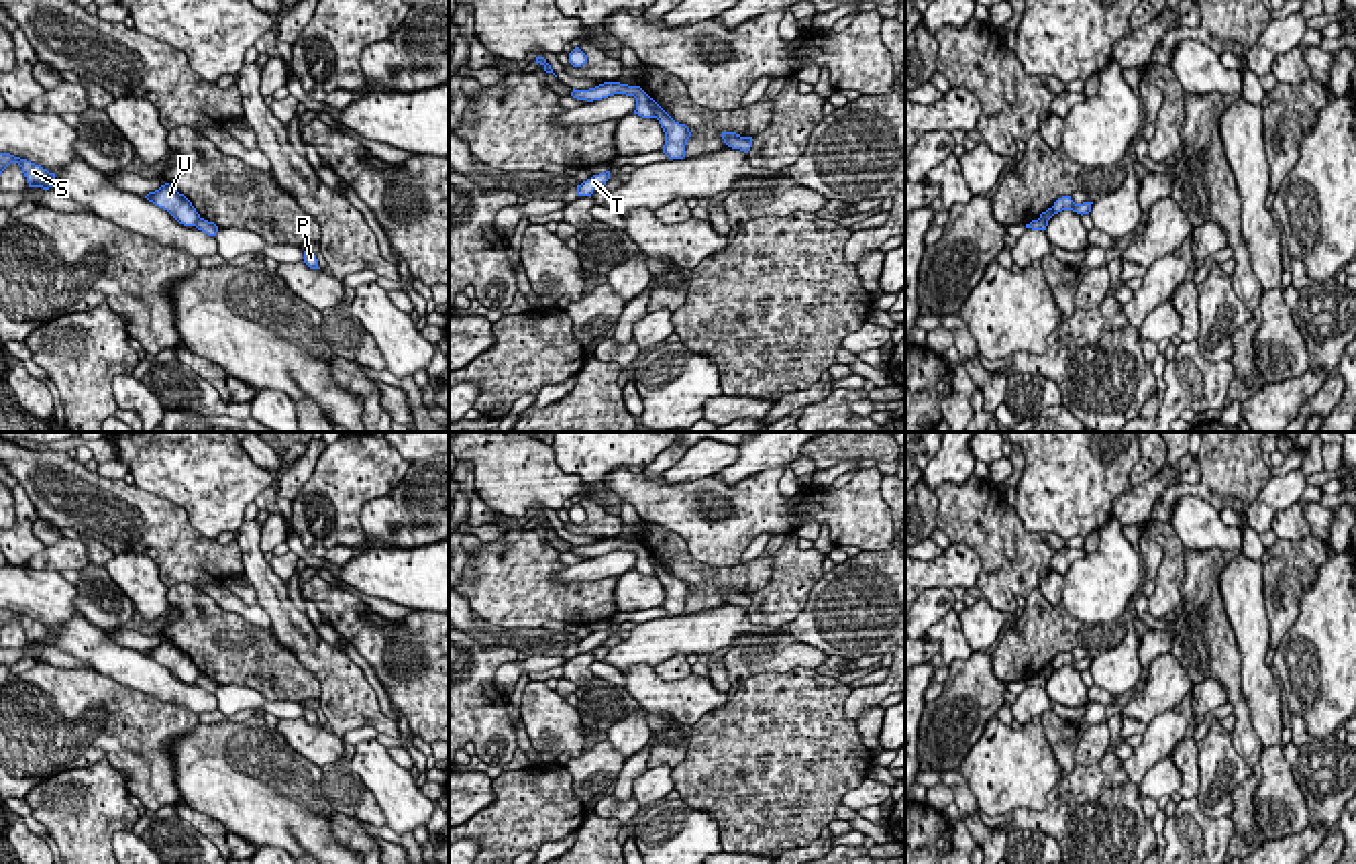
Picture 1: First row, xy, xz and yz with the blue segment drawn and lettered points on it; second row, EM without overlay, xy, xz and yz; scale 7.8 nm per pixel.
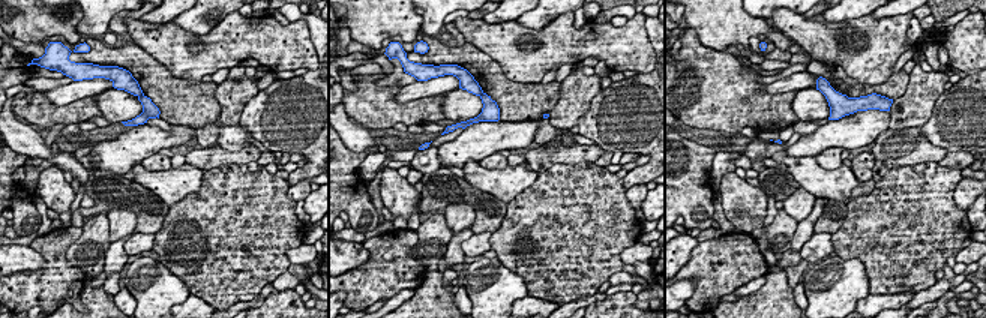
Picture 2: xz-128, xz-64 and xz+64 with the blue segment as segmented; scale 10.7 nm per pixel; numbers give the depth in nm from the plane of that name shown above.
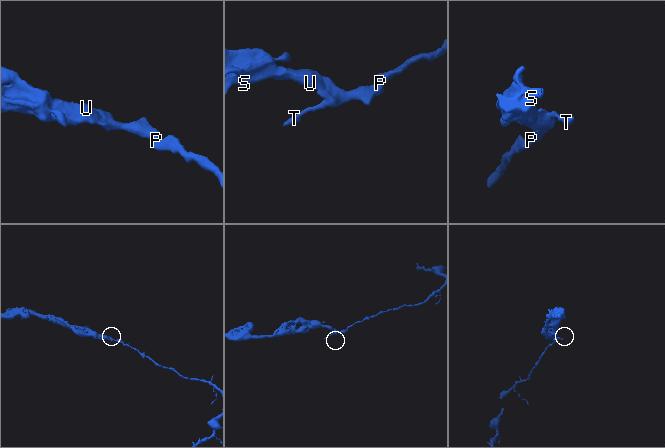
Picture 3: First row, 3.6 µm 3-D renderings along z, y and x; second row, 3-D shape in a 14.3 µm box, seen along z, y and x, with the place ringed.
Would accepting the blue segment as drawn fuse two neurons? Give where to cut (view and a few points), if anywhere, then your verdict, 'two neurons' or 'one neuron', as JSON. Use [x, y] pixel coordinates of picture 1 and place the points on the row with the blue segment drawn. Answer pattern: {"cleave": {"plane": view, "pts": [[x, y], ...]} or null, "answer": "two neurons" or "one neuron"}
{"cleave": {"plane": "xz", "pts": [[649, 98], [657, 117]]}, "answer": "two neurons"}

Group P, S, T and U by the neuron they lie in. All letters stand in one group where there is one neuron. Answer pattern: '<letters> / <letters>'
P T / S U

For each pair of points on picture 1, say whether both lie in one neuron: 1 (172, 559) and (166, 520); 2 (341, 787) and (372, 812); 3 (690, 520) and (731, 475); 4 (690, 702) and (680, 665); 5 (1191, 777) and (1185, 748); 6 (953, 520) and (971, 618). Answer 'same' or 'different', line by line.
1: same
2: same
3: different
4: different
5: same
6: different

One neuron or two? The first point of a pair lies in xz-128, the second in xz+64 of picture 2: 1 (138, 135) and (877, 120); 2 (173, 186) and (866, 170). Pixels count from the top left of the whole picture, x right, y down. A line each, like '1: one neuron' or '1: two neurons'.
1: one neuron
2: two neurons

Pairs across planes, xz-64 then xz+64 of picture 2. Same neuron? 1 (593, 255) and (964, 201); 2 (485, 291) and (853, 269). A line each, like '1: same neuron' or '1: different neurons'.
1: different neurons
2: same neuron

